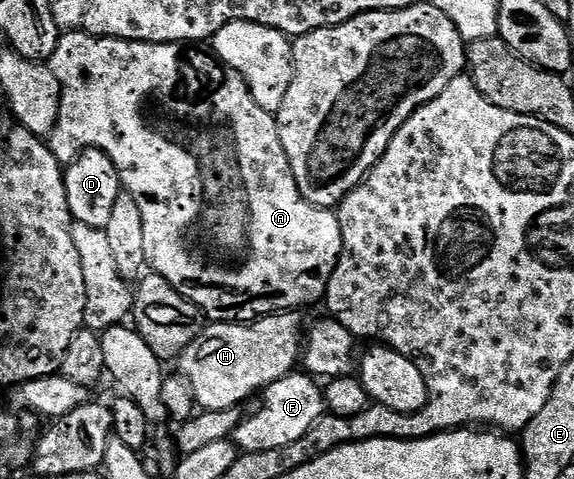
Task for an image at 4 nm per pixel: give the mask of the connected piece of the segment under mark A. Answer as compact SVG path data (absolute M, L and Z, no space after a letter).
M81 28L63 33L61 37L59 37L56 52L48 60L49 68L56 76L56 80L60 80L60 88L62 89L60 116L56 120L54 131L48 136L50 151L54 153L56 160L63 164L73 162L82 151L92 148L103 150L103 152L111 158L112 164L115 165L116 172L119 173L121 189L134 197L136 200L136 208L140 208L140 220L144 220L144 256L146 257L147 267L149 267L153 273L159 274L164 280L168 280L168 284L172 284L172 288L176 288L176 292L180 292L180 296L184 296L189 302L196 304L196 308L200 308L203 315L205 315L211 323L236 322L245 324L247 322L257 322L259 318L268 318L271 314L298 312L301 311L301 306L310 306L313 302L321 303L326 297L328 280L332 280L332 272L340 260L340 252L342 251L342 233L340 232L337 213L335 213L333 209L324 206L313 206L308 200L304 200L304 196L300 196L300 192L296 188L296 180L290 171L288 156L284 152L284 144L280 144L277 117L268 112L264 112L264 108L260 108L260 104L256 104L256 100L252 100L252 92L248 88L248 84L240 76L240 72L236 72L230 66L225 66L225 64L218 59L217 54L211 52L209 49L206 49L207 51L202 49L206 48L199 48L197 45L183 44L181 42L128 42L124 38L98 38L95 34L88 34Z

